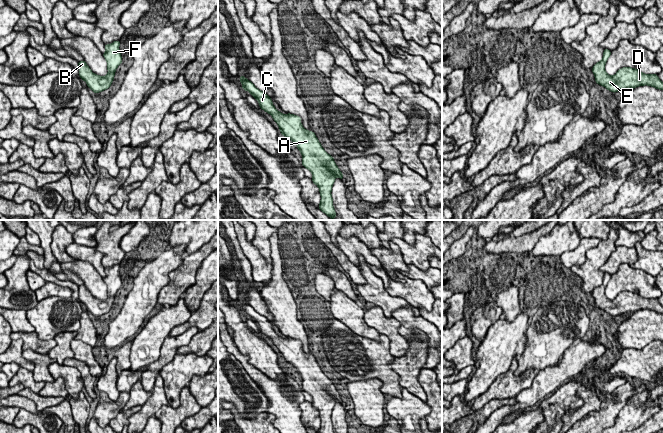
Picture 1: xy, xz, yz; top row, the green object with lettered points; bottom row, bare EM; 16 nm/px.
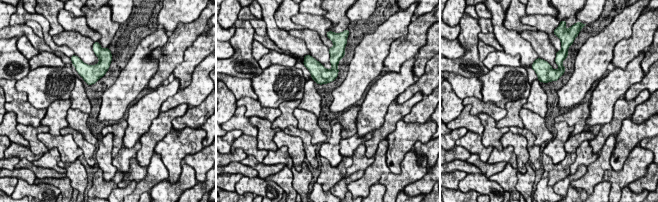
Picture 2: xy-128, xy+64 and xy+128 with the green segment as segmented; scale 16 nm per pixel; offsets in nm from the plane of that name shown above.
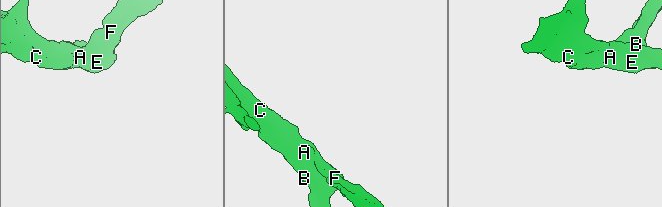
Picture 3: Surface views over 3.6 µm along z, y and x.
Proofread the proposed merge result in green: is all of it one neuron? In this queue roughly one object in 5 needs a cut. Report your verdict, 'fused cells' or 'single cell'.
single cell

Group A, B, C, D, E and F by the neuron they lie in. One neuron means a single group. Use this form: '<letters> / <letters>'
A B C D E F

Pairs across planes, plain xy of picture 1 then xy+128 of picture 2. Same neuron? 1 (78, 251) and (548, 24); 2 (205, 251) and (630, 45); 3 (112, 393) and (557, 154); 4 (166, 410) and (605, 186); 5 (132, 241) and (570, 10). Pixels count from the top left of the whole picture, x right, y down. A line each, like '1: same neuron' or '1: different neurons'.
1: same neuron
2: same neuron
3: same neuron
4: different neurons
5: different neurons

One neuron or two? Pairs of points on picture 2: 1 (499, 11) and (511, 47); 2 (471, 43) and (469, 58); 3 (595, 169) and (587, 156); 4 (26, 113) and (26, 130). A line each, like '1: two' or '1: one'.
1: one
2: one
3: two
4: two

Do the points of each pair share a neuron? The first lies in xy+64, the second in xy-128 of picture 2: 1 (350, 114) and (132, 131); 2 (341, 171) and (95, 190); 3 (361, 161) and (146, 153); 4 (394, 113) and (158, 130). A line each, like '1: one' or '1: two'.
1: two
2: one
3: two
4: one

